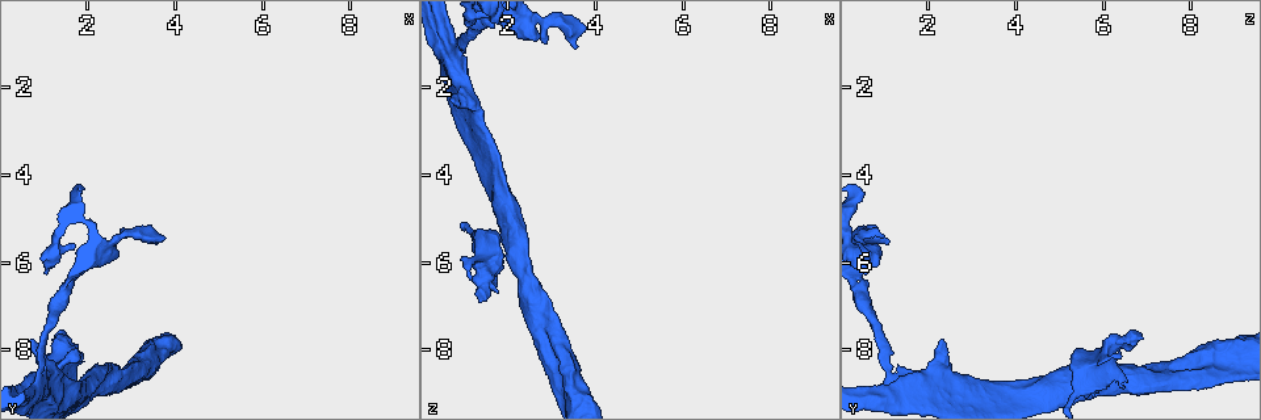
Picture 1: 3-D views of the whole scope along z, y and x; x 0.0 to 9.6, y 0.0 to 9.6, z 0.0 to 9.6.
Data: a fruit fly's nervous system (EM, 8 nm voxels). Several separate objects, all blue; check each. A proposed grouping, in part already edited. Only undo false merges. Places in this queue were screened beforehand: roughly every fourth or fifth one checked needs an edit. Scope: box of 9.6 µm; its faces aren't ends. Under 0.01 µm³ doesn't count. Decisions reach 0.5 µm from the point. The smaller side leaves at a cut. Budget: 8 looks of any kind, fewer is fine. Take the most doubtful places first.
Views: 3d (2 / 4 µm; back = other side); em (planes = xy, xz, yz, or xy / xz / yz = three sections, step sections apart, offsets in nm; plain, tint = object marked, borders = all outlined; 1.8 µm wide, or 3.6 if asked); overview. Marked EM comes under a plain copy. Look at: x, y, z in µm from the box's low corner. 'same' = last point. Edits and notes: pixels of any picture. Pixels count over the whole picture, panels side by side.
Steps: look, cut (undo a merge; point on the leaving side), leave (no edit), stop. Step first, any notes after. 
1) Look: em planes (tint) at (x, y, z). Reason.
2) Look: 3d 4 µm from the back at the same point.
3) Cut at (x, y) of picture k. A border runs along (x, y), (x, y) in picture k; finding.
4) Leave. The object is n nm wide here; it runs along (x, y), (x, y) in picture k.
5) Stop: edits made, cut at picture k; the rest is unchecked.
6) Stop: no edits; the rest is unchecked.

Look: em yz step 4 (tint) at (3.00, 8.55, 7.50).

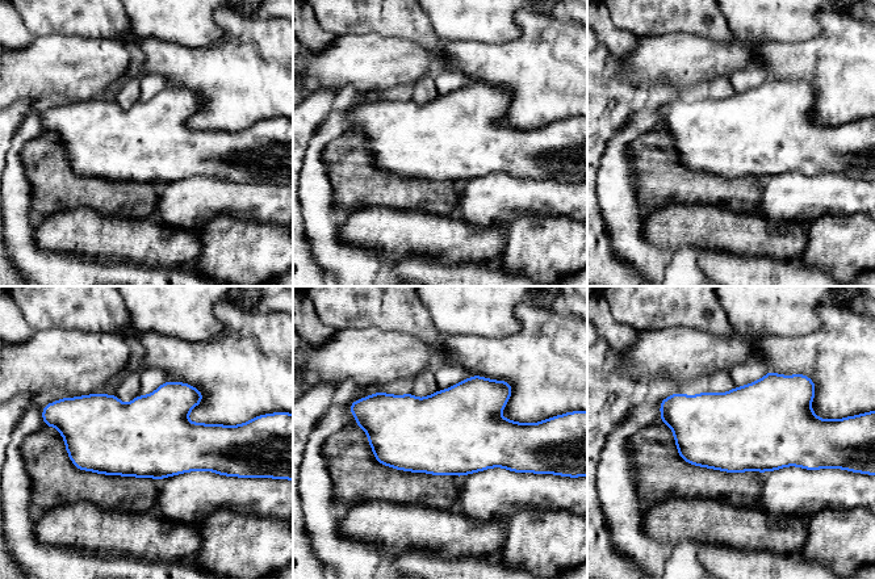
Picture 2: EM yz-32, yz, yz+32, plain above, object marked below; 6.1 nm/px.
Look: em planes (tint) at the same point. Cut it another way.

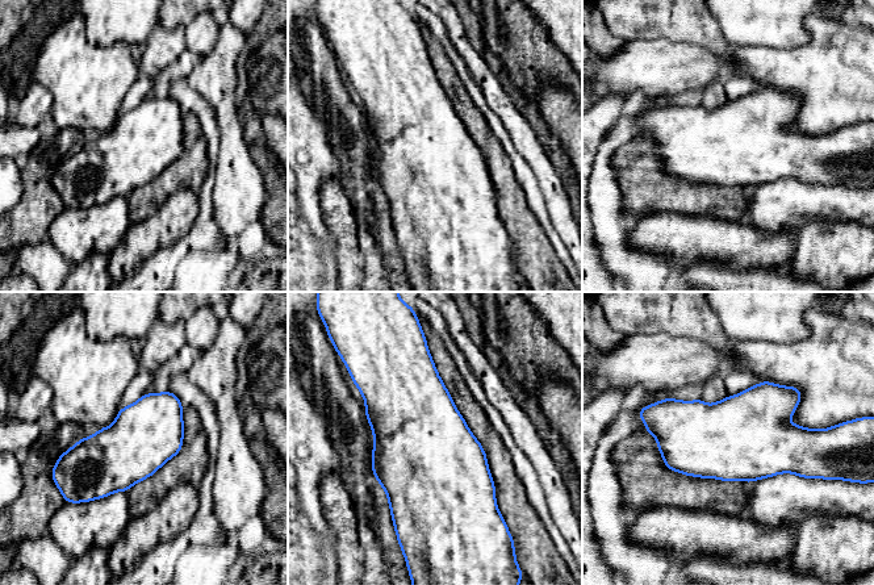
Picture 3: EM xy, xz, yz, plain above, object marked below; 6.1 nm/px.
Leave. All the same cell.

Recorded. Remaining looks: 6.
Look: 3d 4 µm at (0.95, 8.50, 1.05). Thick turns thin.

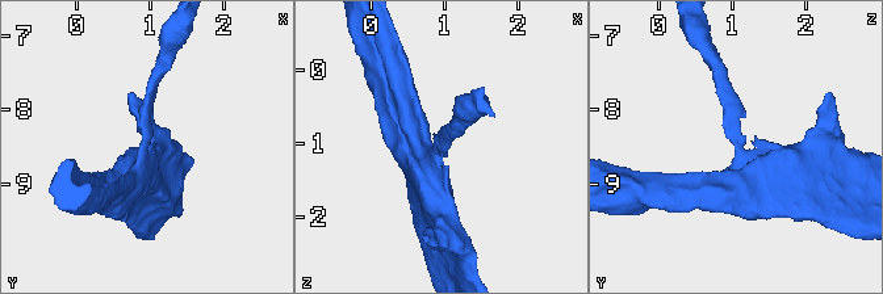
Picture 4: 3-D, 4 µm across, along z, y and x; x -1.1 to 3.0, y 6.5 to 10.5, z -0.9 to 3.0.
Look: em planes (tint) at (0.90, 8.55, 1.05). Need the tissue.

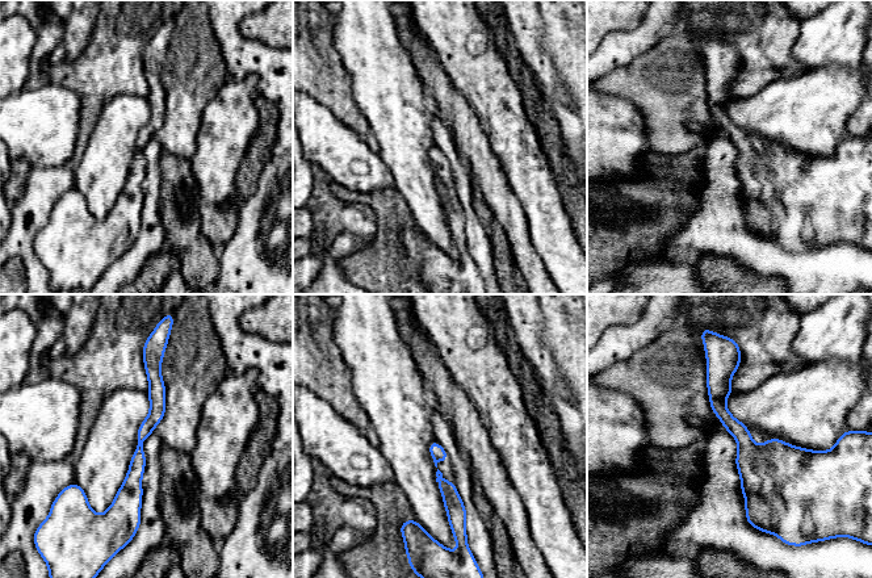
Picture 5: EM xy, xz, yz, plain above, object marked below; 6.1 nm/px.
Leave. The object is 90 nm wide here; it runs along (152, 363), (156, 414), (139, 439), (131, 519) in picture 5; continuous, no second cell.

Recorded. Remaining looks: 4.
Look: em 3.6 µm yz step 8 (tint) at (1.45, 8.60, 2.85). Closes a loop.

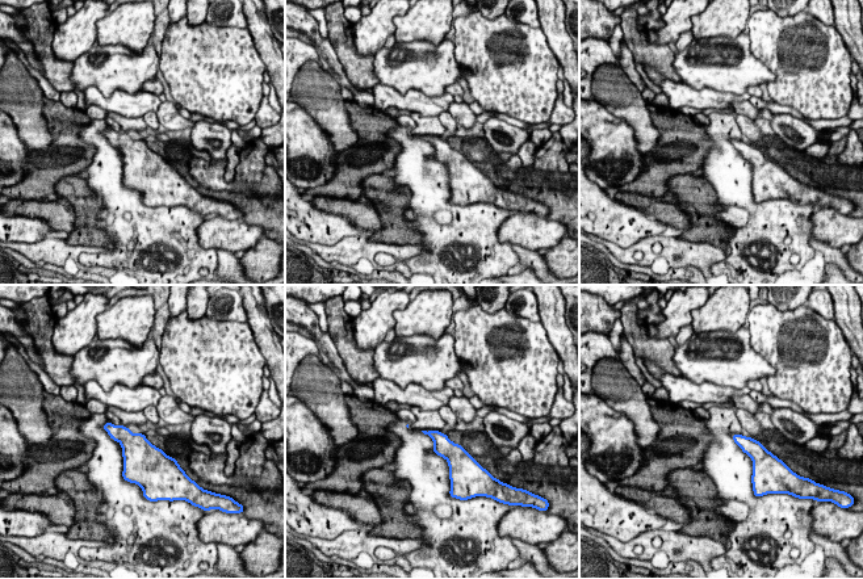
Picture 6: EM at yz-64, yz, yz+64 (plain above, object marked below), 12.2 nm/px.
Look: em 3.6 µm xz step 16 (tint) at the same point.

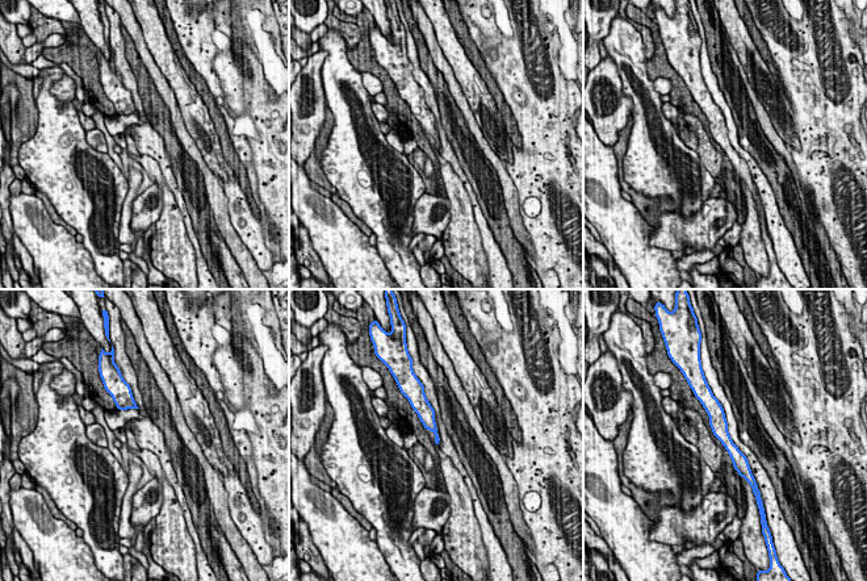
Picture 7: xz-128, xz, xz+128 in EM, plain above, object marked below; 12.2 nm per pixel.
Leave. It runs along (713, 405), (720, 431), (742, 471) in picture 7; one cell here.

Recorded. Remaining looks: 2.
Stop: no edits; the rest is unchecked.

